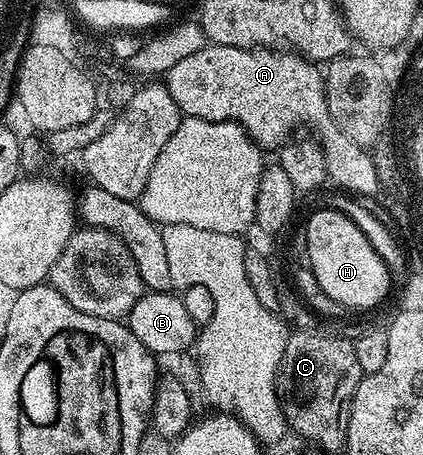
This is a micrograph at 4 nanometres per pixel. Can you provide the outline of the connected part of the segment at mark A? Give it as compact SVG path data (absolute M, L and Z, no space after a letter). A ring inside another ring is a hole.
M205 44L198 52L193 52L191 56L185 56L179 64L174 64L174 68L170 68L168 73L163 75L162 84L170 92L170 96L174 96L174 104L178 104L178 108L183 117L214 122L236 122L245 130L249 137L252 138L252 141L265 151L272 149L275 151L277 148L283 147L285 143L291 139L288 137L290 137L303 122L316 122L320 117L323 119L328 113L328 101L324 95L324 75L321 67L317 65L317 63L305 58L303 54L299 52L289 52L284 48L257 48L247 50L246 48L234 48L233 46Z

